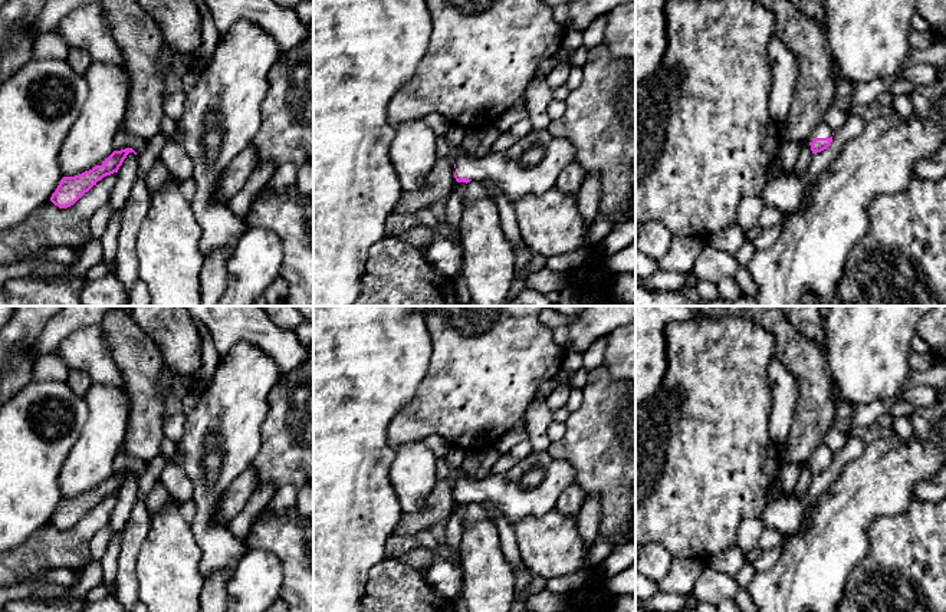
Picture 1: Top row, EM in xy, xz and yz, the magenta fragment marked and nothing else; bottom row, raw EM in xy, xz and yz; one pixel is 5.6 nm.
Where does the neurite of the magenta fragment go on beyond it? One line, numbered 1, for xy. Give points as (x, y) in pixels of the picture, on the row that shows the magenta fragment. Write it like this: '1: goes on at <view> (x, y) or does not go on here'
1: does not go on here

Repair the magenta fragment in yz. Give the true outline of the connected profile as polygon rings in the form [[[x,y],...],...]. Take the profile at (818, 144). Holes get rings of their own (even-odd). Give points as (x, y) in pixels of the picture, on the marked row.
[[[818,124],[808,138],[812,154],[827,149],[832,142],[832,129],[825,124]]]

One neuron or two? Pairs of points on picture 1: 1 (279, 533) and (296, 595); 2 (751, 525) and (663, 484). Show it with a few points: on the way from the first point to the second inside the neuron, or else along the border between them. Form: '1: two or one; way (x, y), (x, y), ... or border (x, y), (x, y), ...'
1: one; way (295, 549), (296, 579)
2: two; border (759, 516), (752, 516), (741, 523), (736, 542)

